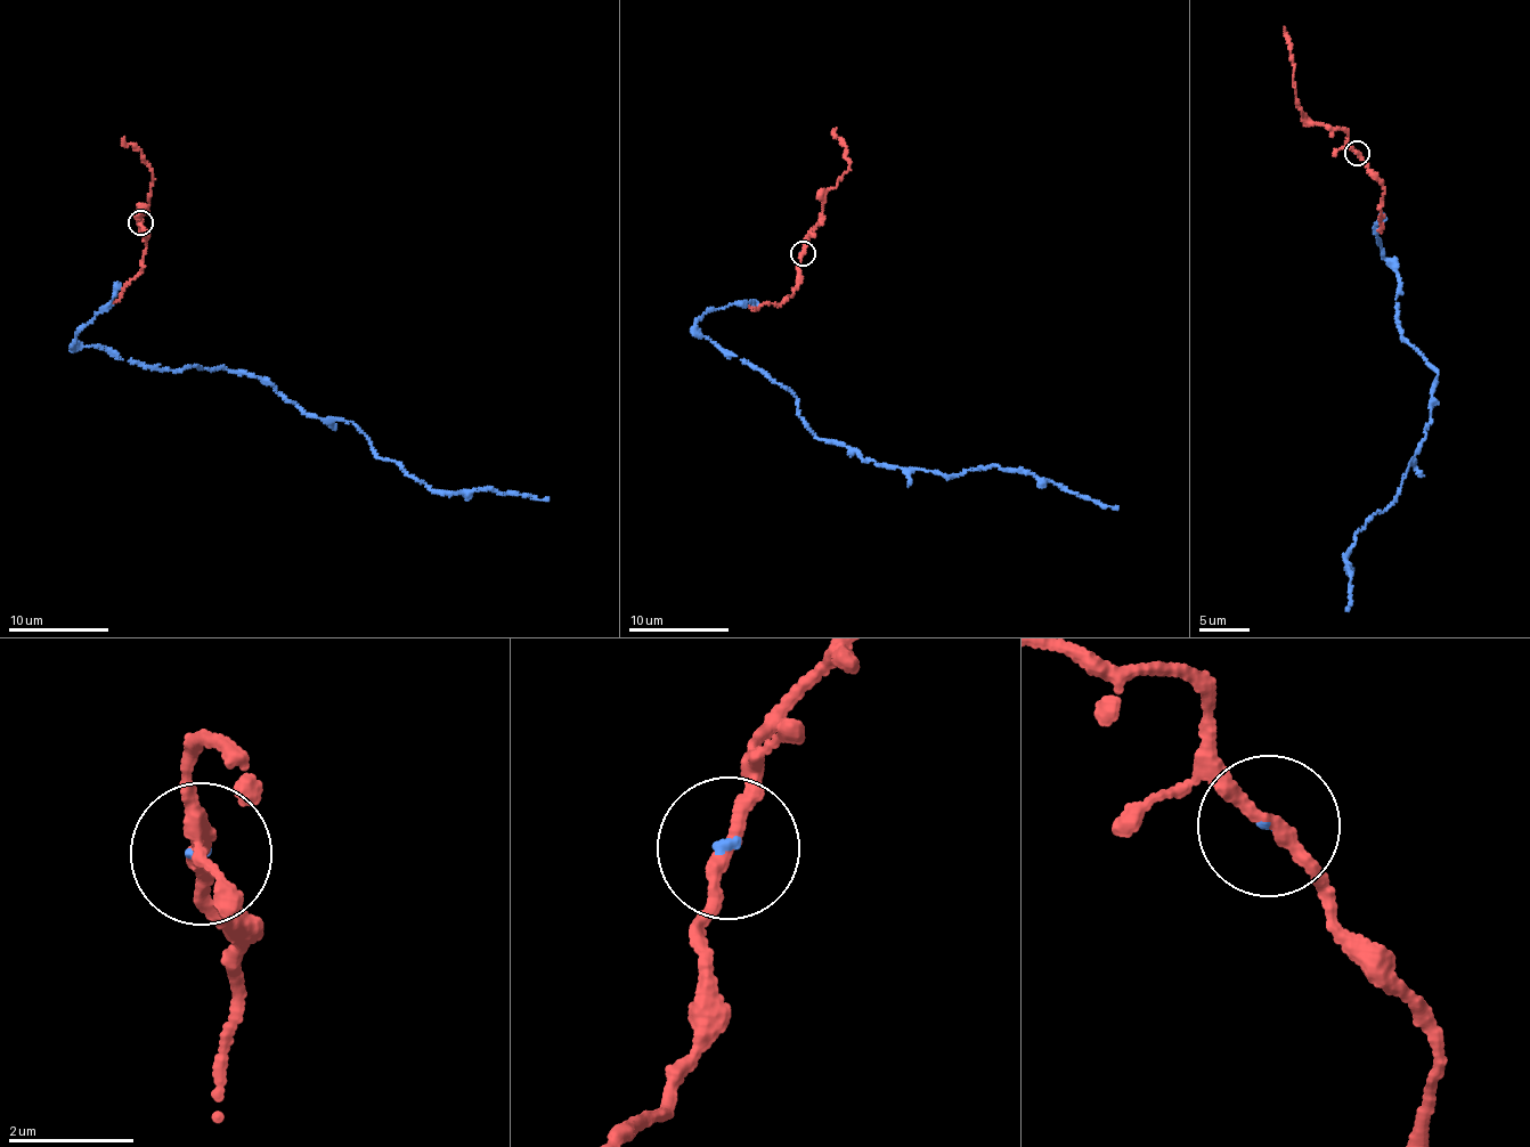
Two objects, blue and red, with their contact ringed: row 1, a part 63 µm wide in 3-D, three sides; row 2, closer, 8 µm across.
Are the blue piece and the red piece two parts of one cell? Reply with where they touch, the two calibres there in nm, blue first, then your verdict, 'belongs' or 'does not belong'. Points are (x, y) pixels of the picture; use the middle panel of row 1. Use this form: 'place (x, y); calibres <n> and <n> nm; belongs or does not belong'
place (803, 253); calibres 70 and 200 nm; belongs

